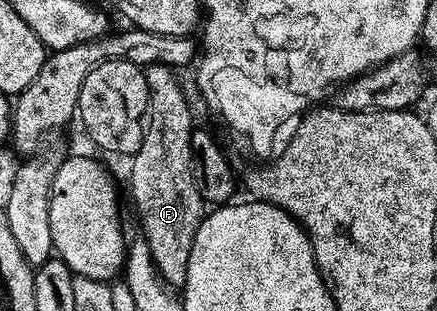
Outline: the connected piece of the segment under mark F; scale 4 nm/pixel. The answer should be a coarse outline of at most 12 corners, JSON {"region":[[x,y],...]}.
{"region":[[149,64],[130,196],[159,276],[186,286],[208,205],[179,73]]}

